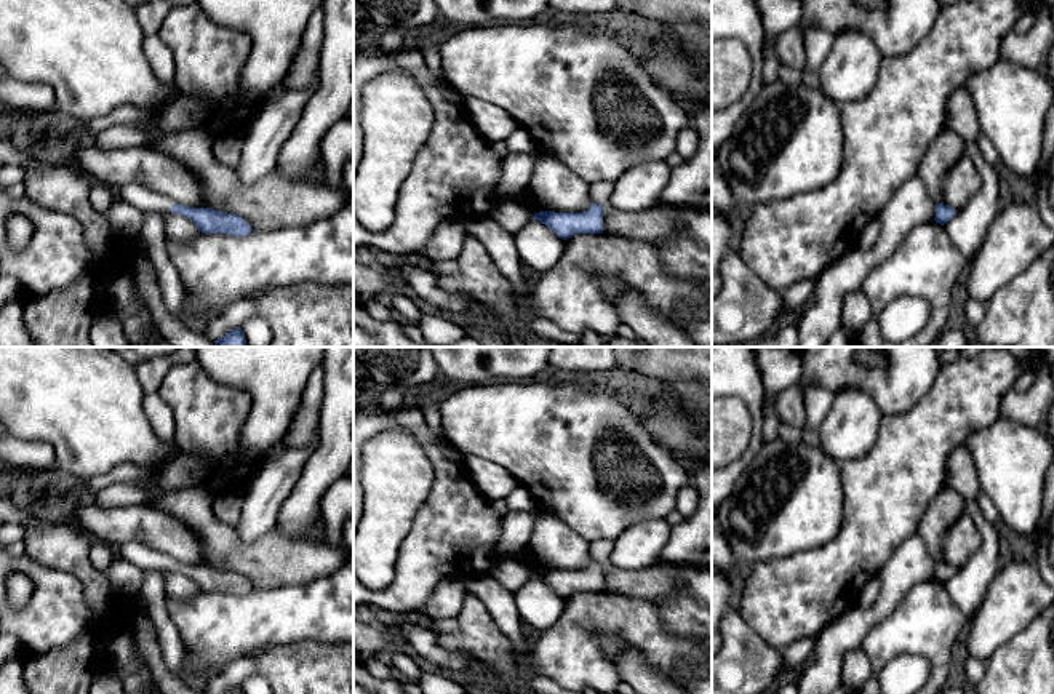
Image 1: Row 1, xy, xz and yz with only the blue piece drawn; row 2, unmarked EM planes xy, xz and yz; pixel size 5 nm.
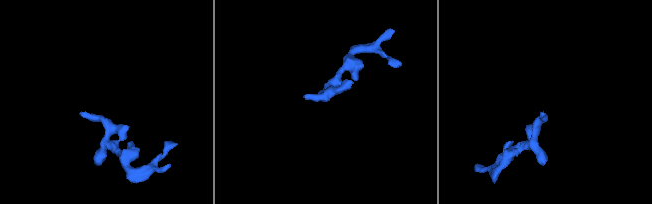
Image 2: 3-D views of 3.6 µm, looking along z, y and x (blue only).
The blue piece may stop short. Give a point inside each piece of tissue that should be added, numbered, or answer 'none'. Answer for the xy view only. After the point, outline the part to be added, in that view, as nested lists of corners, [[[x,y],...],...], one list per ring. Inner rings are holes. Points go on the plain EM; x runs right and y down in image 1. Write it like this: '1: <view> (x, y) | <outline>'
1: xy (139, 555) | [[[126,542],[117,547],[117,555],[144,571],[157,569],[165,572],[176,563],[171,556],[155,552],[139,542]]]

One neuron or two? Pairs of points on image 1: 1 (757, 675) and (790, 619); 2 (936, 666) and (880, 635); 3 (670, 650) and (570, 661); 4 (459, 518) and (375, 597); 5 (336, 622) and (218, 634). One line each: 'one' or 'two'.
1: two
2: one
3: one
4: one
5: one

